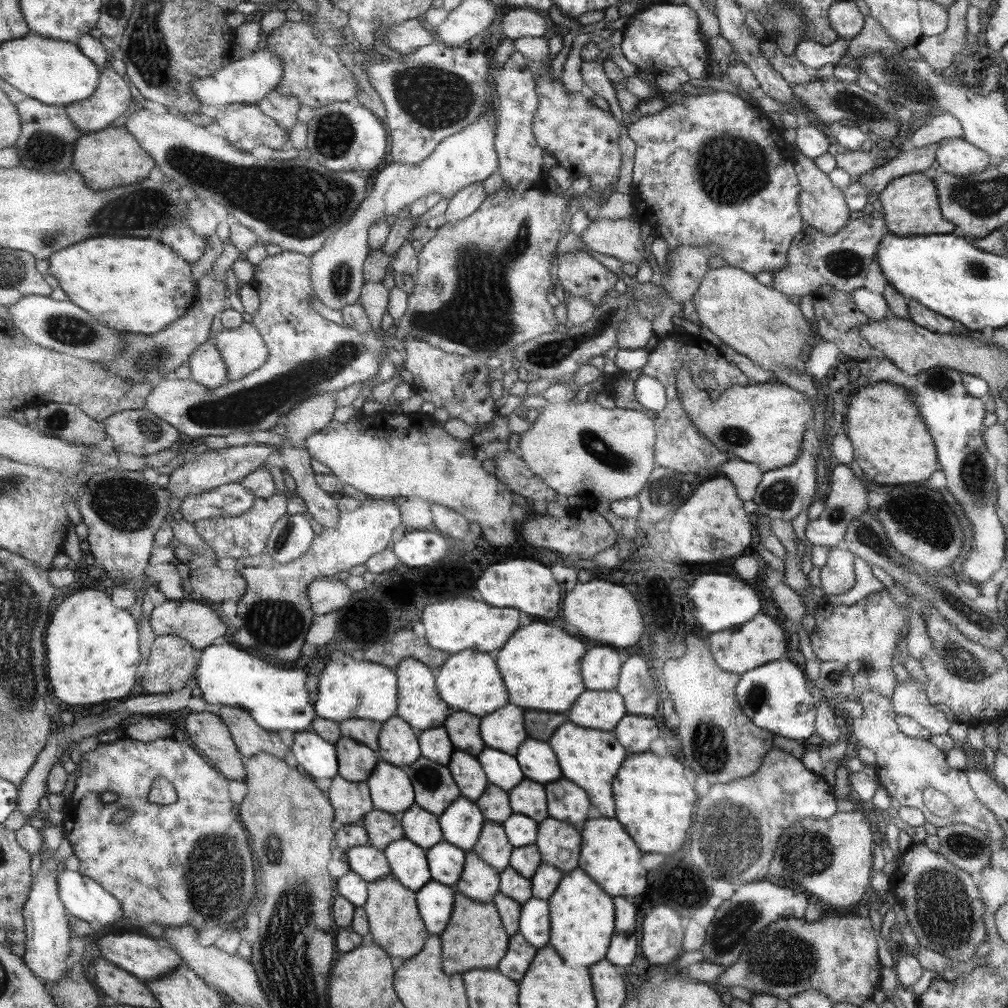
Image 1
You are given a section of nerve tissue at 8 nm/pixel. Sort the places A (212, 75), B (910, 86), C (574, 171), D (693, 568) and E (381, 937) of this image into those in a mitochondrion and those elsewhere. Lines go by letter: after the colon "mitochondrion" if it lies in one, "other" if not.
A: other
B: mitochondrion
C: other
D: other
E: other

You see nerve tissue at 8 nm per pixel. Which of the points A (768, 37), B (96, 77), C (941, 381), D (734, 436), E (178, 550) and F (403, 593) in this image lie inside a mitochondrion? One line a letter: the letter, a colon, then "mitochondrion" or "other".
A: other
B: other
C: mitochondrion
D: mitochondrion
E: other
F: other

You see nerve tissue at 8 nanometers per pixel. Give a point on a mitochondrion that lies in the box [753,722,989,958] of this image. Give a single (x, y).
(944, 910)

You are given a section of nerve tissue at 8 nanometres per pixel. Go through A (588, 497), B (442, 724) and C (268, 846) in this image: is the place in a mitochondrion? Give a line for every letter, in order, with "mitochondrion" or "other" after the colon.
A: other
B: other
C: mitochondrion

